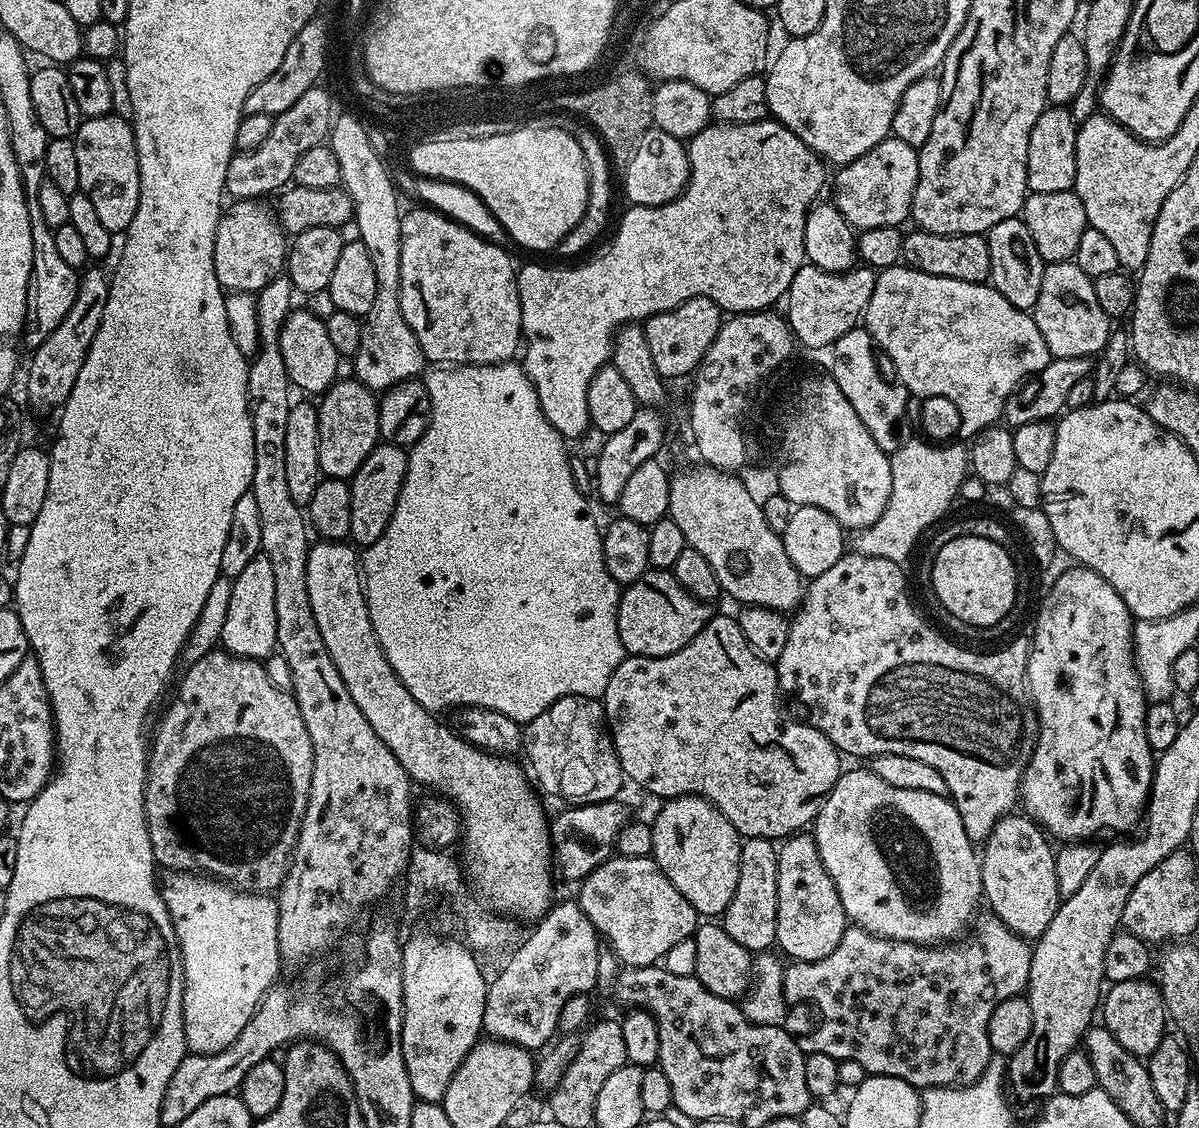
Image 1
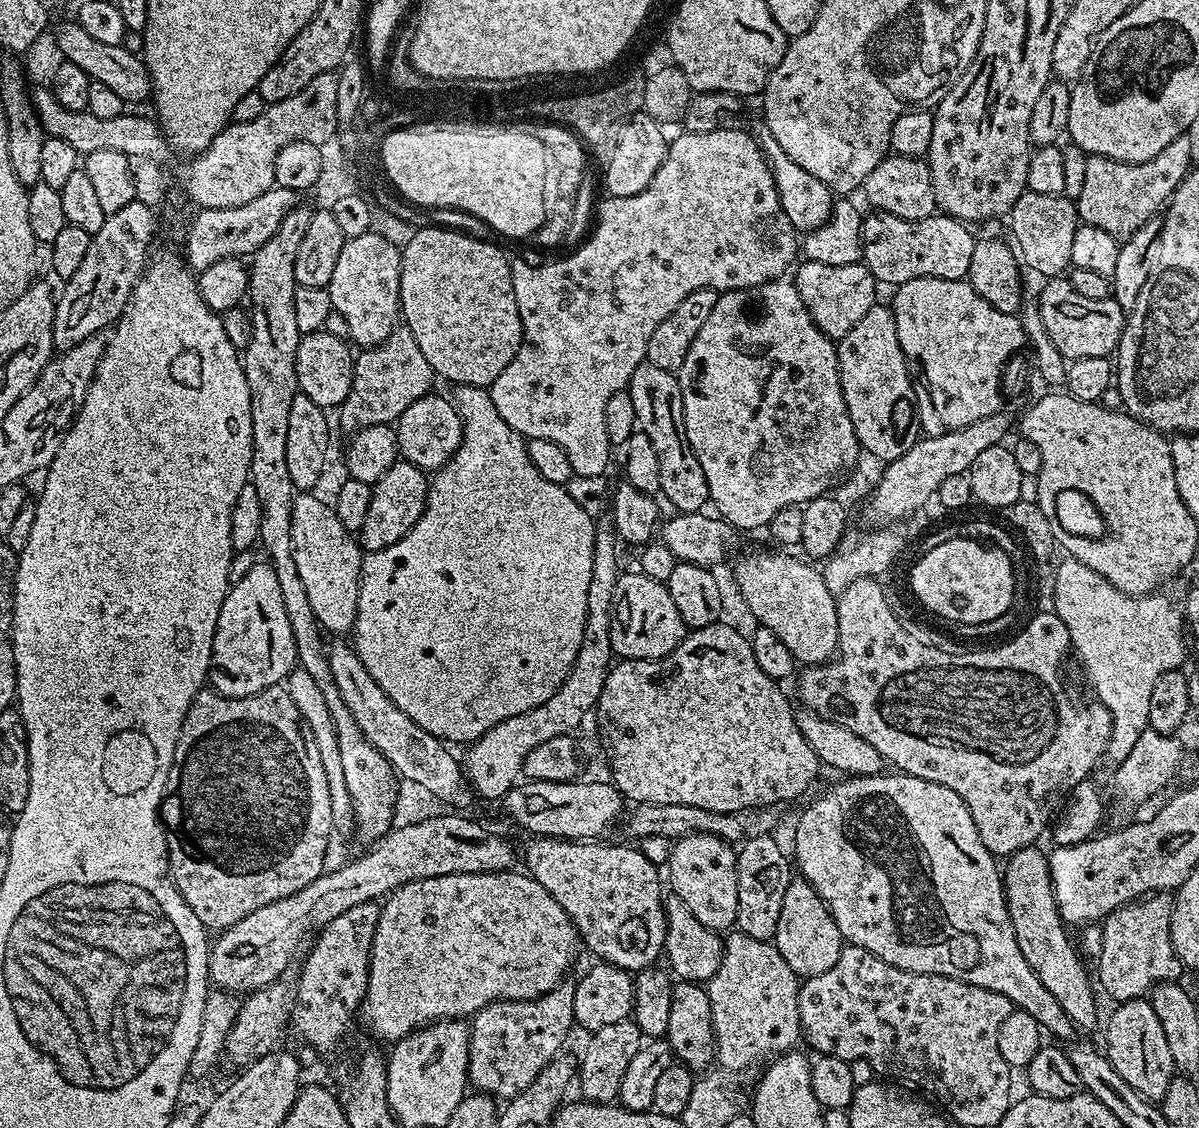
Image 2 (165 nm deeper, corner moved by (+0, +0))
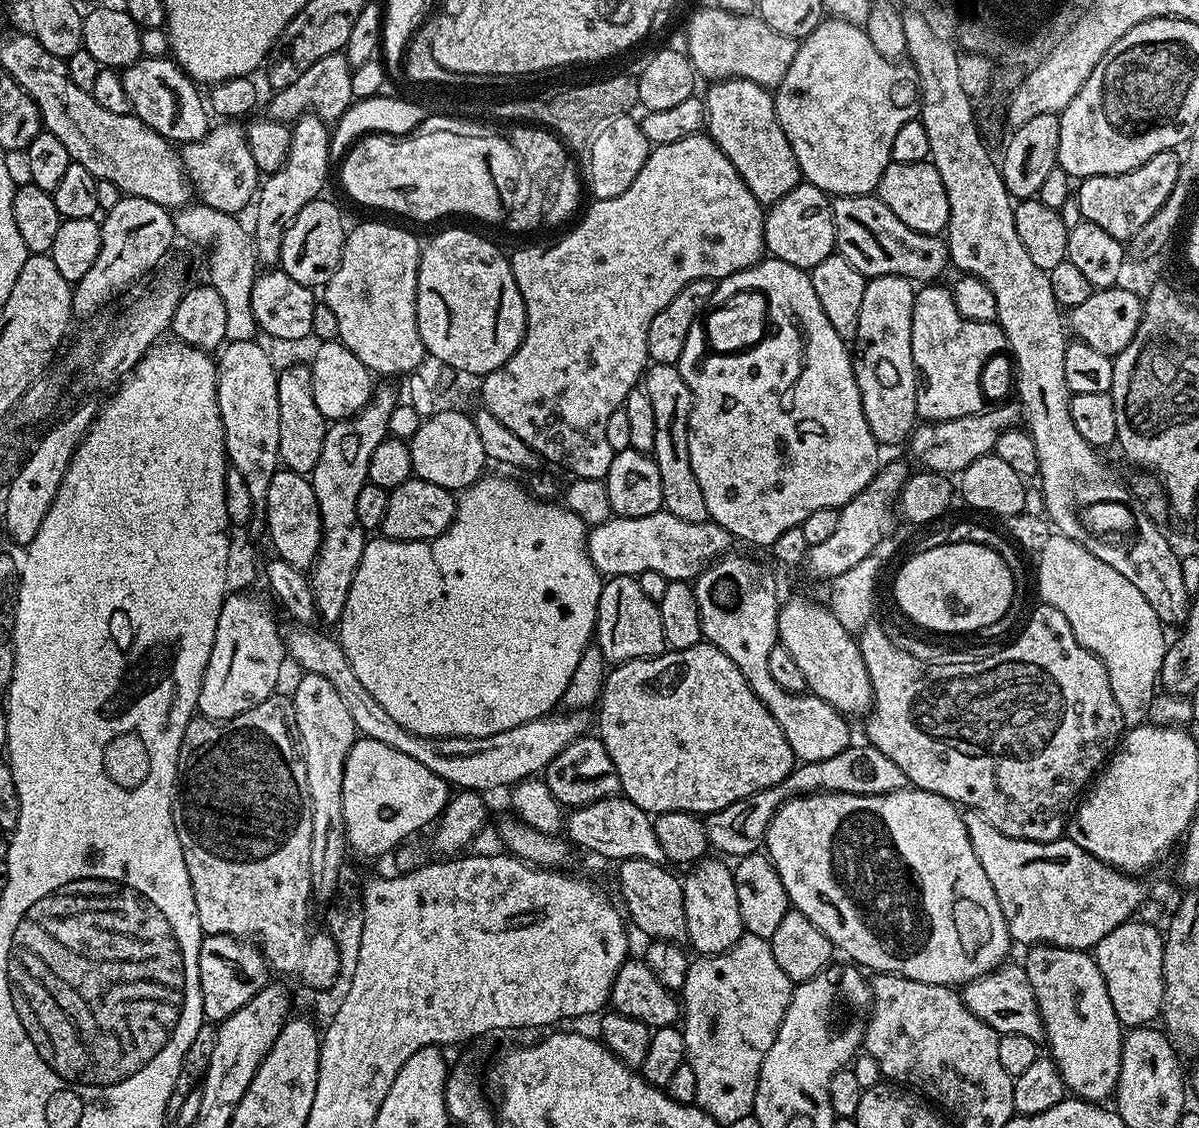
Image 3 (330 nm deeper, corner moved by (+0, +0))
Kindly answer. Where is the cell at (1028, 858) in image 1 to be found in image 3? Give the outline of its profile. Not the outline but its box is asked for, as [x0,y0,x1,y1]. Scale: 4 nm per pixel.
[1022,946,1122,1102]

